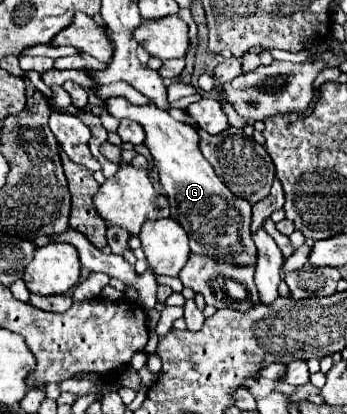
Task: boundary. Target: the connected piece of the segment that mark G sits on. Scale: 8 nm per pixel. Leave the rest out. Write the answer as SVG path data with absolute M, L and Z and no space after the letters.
M115 97L115 99L107 99L107 111L117 117L117 119L131 119L143 125L145 129L145 145L149 149L149 153L155 159L157 171L159 171L159 181L167 193L169 205L171 205L171 217L177 219L183 229L189 235L189 243L191 243L191 251L199 253L199 251L207 251L211 257L215 257L215 261L231 261L233 265L251 265L255 267L255 243L251 239L251 203L243 201L241 197L235 197L225 185L223 181L219 181L219 177L215 175L213 167L205 161L201 149L199 149L199 135L195 129L191 129L185 123L175 121L167 111L159 109L157 105L131 105L127 99L123 97Z

